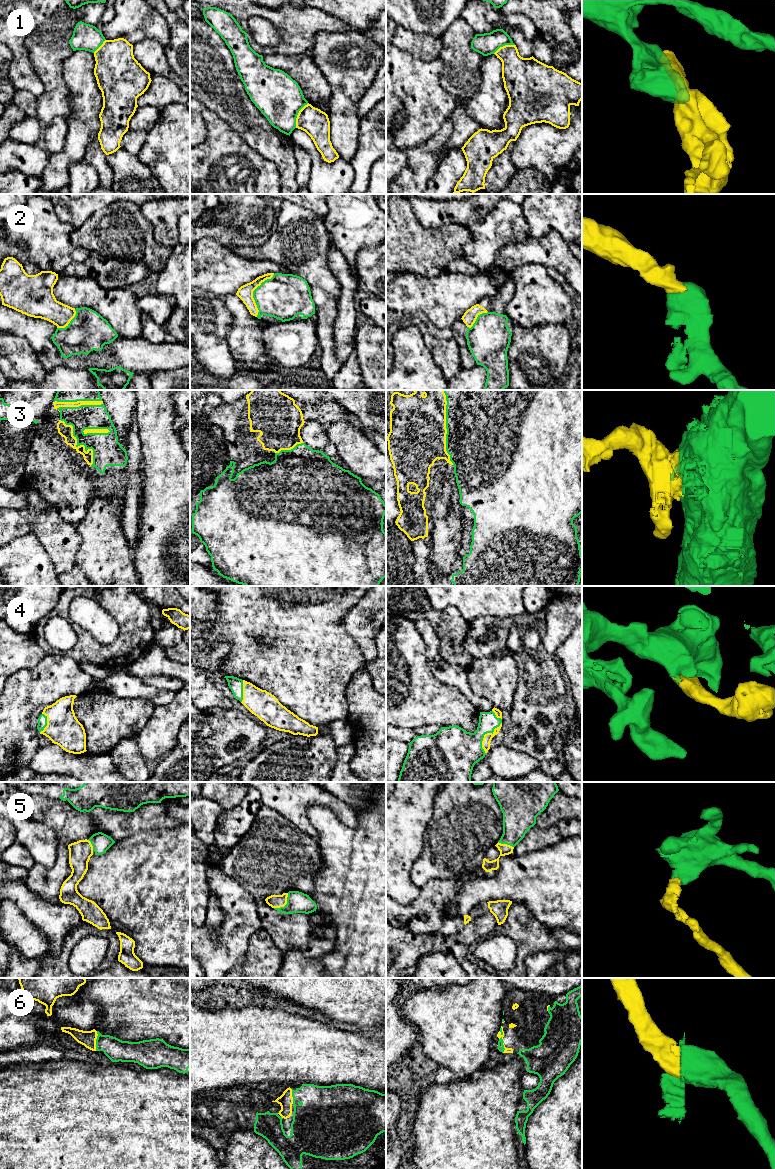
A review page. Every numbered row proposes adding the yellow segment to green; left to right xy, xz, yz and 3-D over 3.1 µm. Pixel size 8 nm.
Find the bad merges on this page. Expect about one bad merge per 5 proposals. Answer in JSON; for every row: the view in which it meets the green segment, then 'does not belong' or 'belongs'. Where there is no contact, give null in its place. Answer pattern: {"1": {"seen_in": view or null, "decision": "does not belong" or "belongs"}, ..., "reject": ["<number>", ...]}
{"1": {"seen_in": "xz", "decision": "does not belong"}, "2": {"seen_in": "xz", "decision": "belongs"}, "3": {"seen_in": "yz", "decision": "does not belong"}, "4": {"seen_in": "yz", "decision": "belongs"}, "5": {"seen_in": "xz", "decision": "belongs"}, "6": {"seen_in": "xy", "decision": "belongs"}, "reject": ["1", "3"]}

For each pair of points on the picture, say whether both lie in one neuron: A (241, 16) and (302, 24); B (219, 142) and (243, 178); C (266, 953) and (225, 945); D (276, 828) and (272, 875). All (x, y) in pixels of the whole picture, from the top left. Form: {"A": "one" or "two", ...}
{"A": "one", "B": "one", "C": "two", "D": "one"}

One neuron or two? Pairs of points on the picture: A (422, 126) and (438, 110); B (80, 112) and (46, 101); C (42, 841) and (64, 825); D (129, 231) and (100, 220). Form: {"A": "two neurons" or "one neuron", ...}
{"A": "one neuron", "B": "two neurons", "C": "two neurons", "D": "one neuron"}

